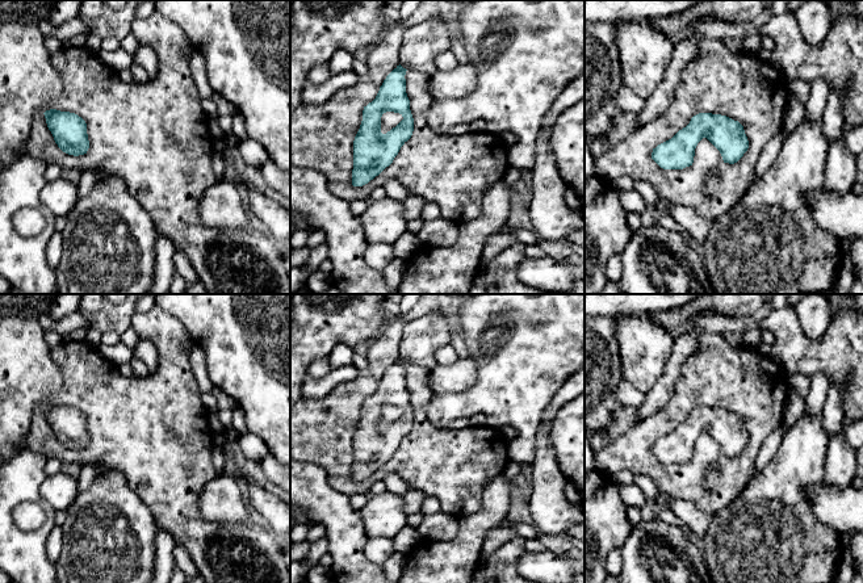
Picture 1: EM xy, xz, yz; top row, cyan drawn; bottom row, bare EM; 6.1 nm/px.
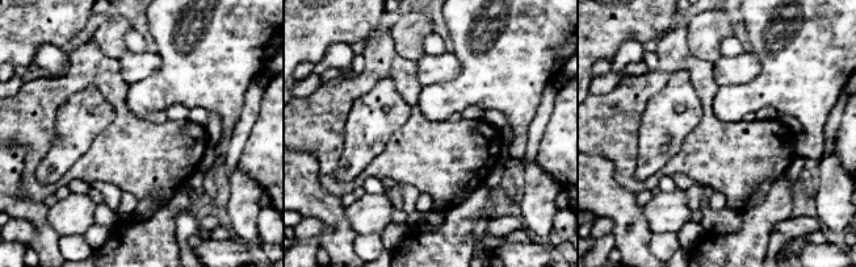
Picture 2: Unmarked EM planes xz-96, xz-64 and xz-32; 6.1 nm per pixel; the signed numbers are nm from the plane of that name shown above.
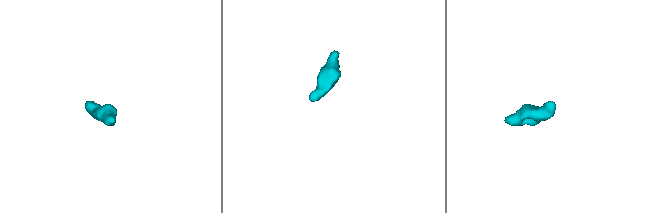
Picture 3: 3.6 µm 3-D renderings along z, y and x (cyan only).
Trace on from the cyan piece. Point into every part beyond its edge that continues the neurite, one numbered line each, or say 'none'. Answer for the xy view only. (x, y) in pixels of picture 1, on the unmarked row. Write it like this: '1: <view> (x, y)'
none

